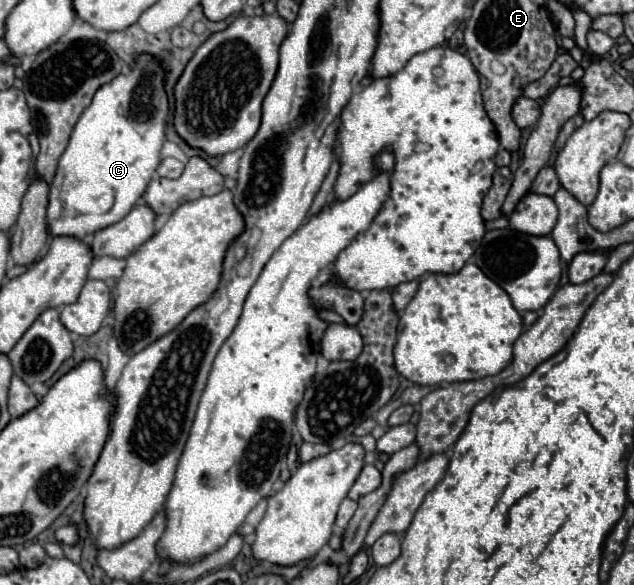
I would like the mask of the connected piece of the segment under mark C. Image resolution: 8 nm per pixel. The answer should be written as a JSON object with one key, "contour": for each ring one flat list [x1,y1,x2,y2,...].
{"contour":[[138,56,136,66,128,76,116,76,112,84,104,84,96,94,92,104,82,112,76,122,70,144,58,162,56,176,50,184,48,196,48,234,56,236,72,236,82,240,90,232,104,230,118,220,122,220,132,206,144,194,152,172,160,164,160,148,164,142,164,126,168,116,168,98,164,92,164,70,154,56]]}

